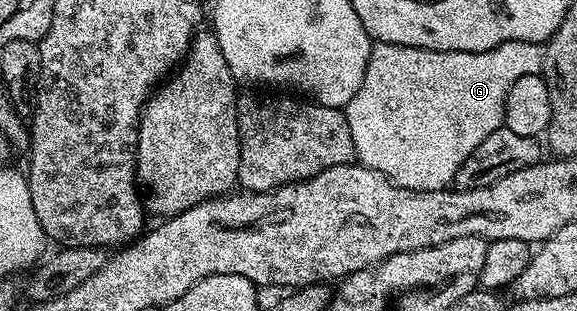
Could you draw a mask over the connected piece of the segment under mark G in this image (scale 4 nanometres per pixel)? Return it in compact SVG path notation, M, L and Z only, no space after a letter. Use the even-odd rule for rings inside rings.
M506 42L485 52L461 52L460 50L422 50L418 46L392 46L375 44L371 47L369 64L365 68L365 80L361 80L361 88L357 88L357 96L349 100L345 108L349 132L353 136L353 148L358 165L368 166L390 178L398 186L406 190L445 190L454 183L455 174L465 164L465 160L475 151L477 144L485 140L494 130L503 126L505 116L505 100L509 96L509 88L521 80L521 76L530 74L542 75L545 64L545 45L541 42Z

